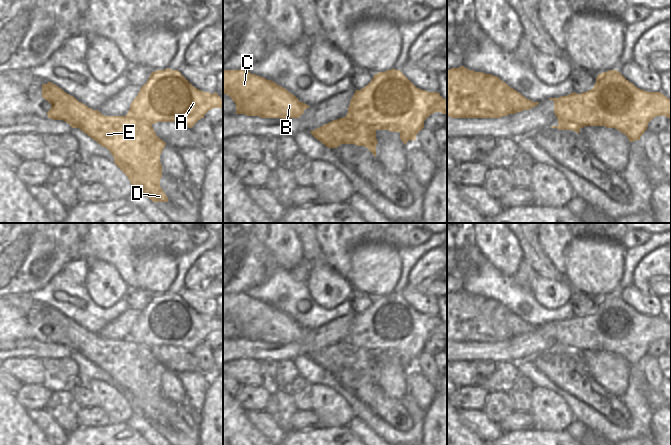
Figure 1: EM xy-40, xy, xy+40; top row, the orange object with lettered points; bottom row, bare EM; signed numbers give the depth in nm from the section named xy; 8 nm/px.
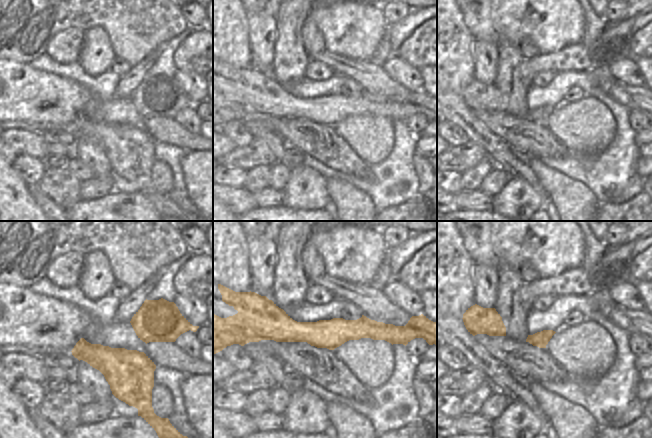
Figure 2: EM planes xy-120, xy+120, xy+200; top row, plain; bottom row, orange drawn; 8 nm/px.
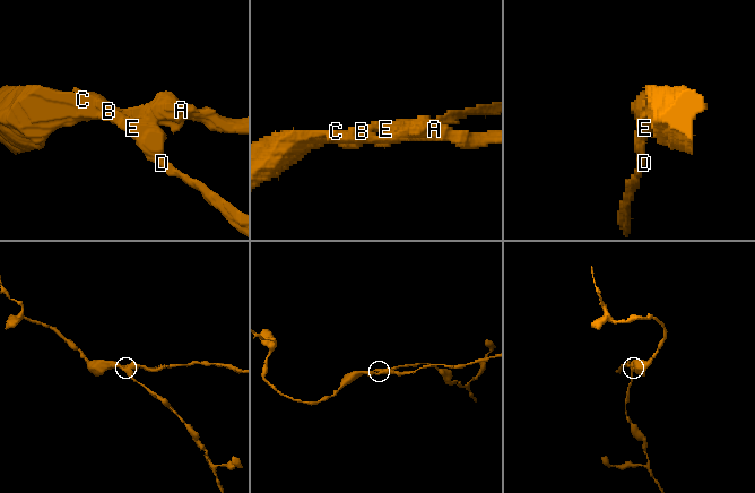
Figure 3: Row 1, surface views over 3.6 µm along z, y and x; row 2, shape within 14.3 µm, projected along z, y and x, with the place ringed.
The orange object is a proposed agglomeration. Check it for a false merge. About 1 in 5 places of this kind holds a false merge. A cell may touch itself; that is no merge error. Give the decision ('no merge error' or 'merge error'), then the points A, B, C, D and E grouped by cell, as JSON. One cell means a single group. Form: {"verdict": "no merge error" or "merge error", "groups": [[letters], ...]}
{"verdict": "merge error", "groups": [["A", "B", "C"], ["D", "E"]]}

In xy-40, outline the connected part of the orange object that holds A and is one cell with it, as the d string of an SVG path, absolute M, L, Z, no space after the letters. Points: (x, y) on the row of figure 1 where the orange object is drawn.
M167 68L151 73L132 101L127 116L133 116L149 124L177 122L192 128L213 108L223 108L223 100L216 92L203 92L195 88L178 70Z

